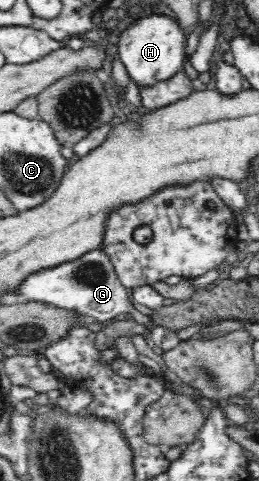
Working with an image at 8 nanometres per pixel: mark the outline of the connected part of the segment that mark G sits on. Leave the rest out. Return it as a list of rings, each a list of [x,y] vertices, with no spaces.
[[[96,249],[82,255],[72,263],[62,263],[54,269],[38,271],[22,282],[17,293],[18,302],[41,302],[50,304],[62,311],[76,312],[82,317],[93,317],[106,324],[120,318],[120,313],[134,311],[129,301],[128,289],[116,274],[110,256],[102,249]]]

